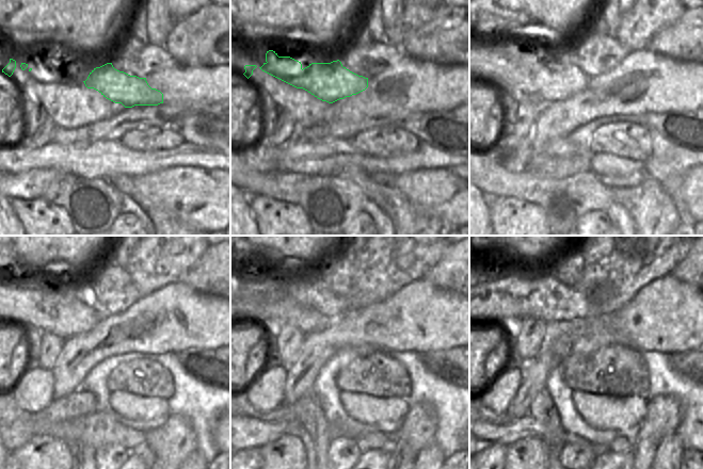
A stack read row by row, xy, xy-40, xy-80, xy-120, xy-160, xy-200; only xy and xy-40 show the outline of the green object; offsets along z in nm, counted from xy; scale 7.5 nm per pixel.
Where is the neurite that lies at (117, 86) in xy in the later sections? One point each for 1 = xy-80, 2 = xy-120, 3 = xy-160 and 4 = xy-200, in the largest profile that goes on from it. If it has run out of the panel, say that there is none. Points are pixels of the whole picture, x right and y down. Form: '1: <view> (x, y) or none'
1: xy-80 (548, 77)
2: xy-120 (64, 316)
3: xy-160 (276, 310)
4: xy-200 (513, 308)

